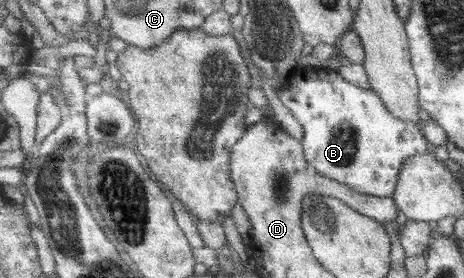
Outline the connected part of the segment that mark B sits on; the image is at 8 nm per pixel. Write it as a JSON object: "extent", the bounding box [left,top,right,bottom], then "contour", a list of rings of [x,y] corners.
{"extent":[277,66,430,198],"contour":[[[296,66],[288,74],[277,96],[302,127],[303,136],[299,144],[306,162],[313,166],[318,174],[358,193],[391,198],[404,159],[429,151],[430,147],[422,138],[416,123],[394,118],[372,90],[364,90],[344,81],[338,72],[331,69]]]}

